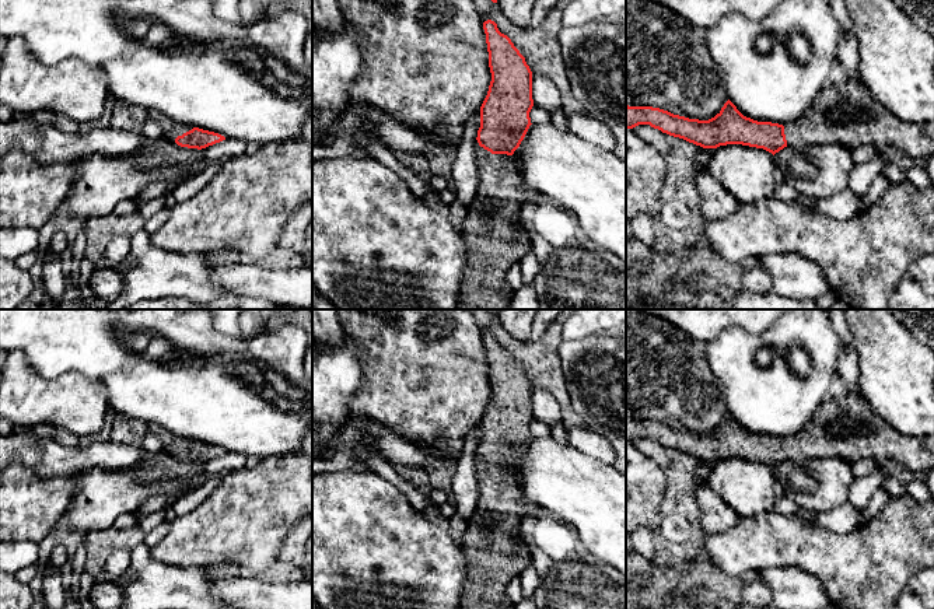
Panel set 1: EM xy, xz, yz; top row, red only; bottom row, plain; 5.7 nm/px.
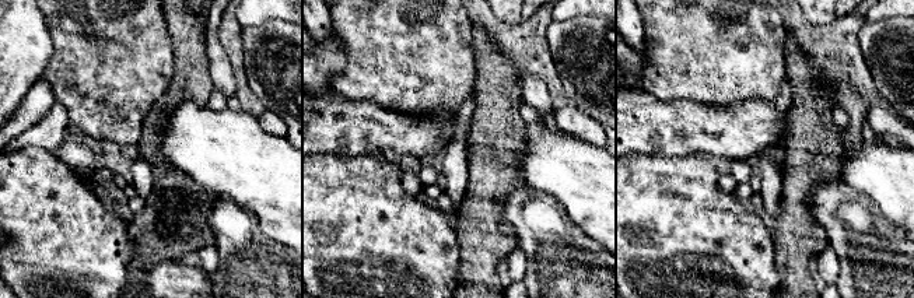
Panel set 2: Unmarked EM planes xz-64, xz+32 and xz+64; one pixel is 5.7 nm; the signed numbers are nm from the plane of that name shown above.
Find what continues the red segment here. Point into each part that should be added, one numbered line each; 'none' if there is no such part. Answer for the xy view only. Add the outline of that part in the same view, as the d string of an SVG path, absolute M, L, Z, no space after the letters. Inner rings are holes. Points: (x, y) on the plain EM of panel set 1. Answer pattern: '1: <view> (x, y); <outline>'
1: xy (171, 443); M155 426L154 428L148 428L148 433L153 433L160 438L162 442L162 449L167 451L169 455L175 456L175 452L178 449L182 449L183 447L192 444L193 441L189 440L181 440L174 433L165 430L161 426Z

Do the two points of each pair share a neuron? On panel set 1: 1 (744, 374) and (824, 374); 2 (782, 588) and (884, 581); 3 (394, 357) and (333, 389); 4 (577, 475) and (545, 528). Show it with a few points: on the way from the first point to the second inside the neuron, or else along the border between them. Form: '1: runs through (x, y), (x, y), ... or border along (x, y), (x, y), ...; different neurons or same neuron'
1: runs through (763, 385), (804, 385); same neuron
2: border along (796, 567), (812, 573), (824, 584), (828, 594); different neurons
3: border along (357, 342), (363, 381), (350, 405); different neurons
4: border along (537, 507), (563, 520), (579, 535); different neurons

